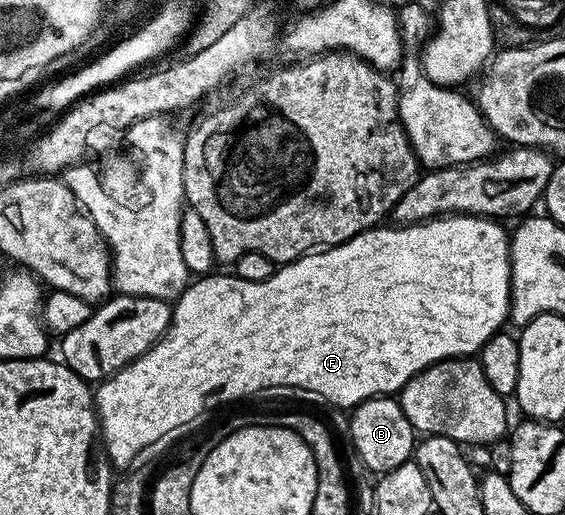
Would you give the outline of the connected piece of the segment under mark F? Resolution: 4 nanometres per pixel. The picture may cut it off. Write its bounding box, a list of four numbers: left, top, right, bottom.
[95,216,512,469]

